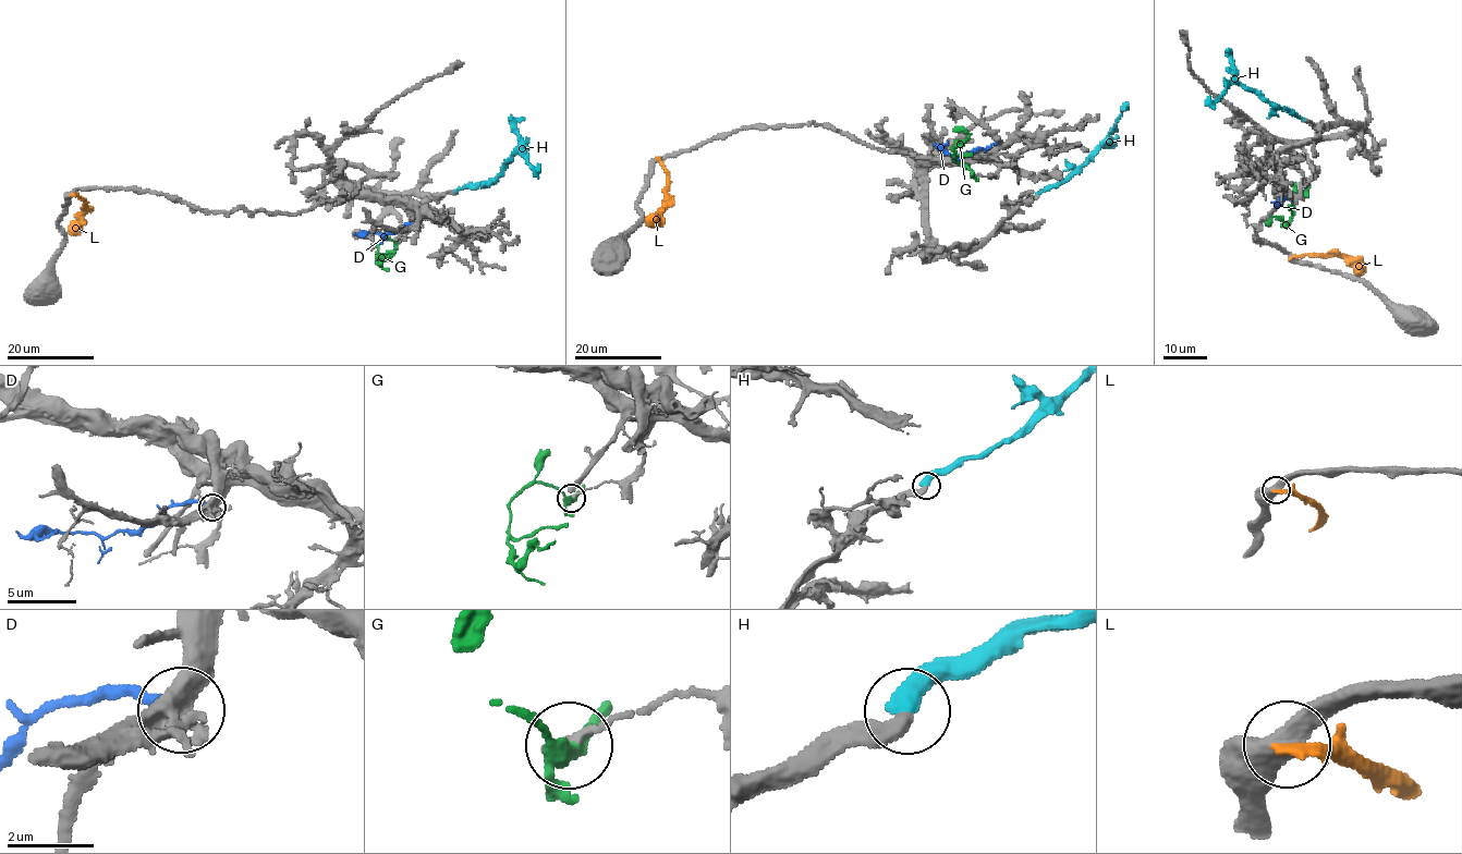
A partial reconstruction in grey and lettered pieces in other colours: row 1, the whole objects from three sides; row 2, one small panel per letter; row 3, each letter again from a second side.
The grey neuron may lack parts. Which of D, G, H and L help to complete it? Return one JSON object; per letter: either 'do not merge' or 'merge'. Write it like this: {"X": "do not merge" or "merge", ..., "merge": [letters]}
{"D": "do not merge", "G": "do not merge", "H": "merge", "L": "do not merge", "merge": ["H"]}

